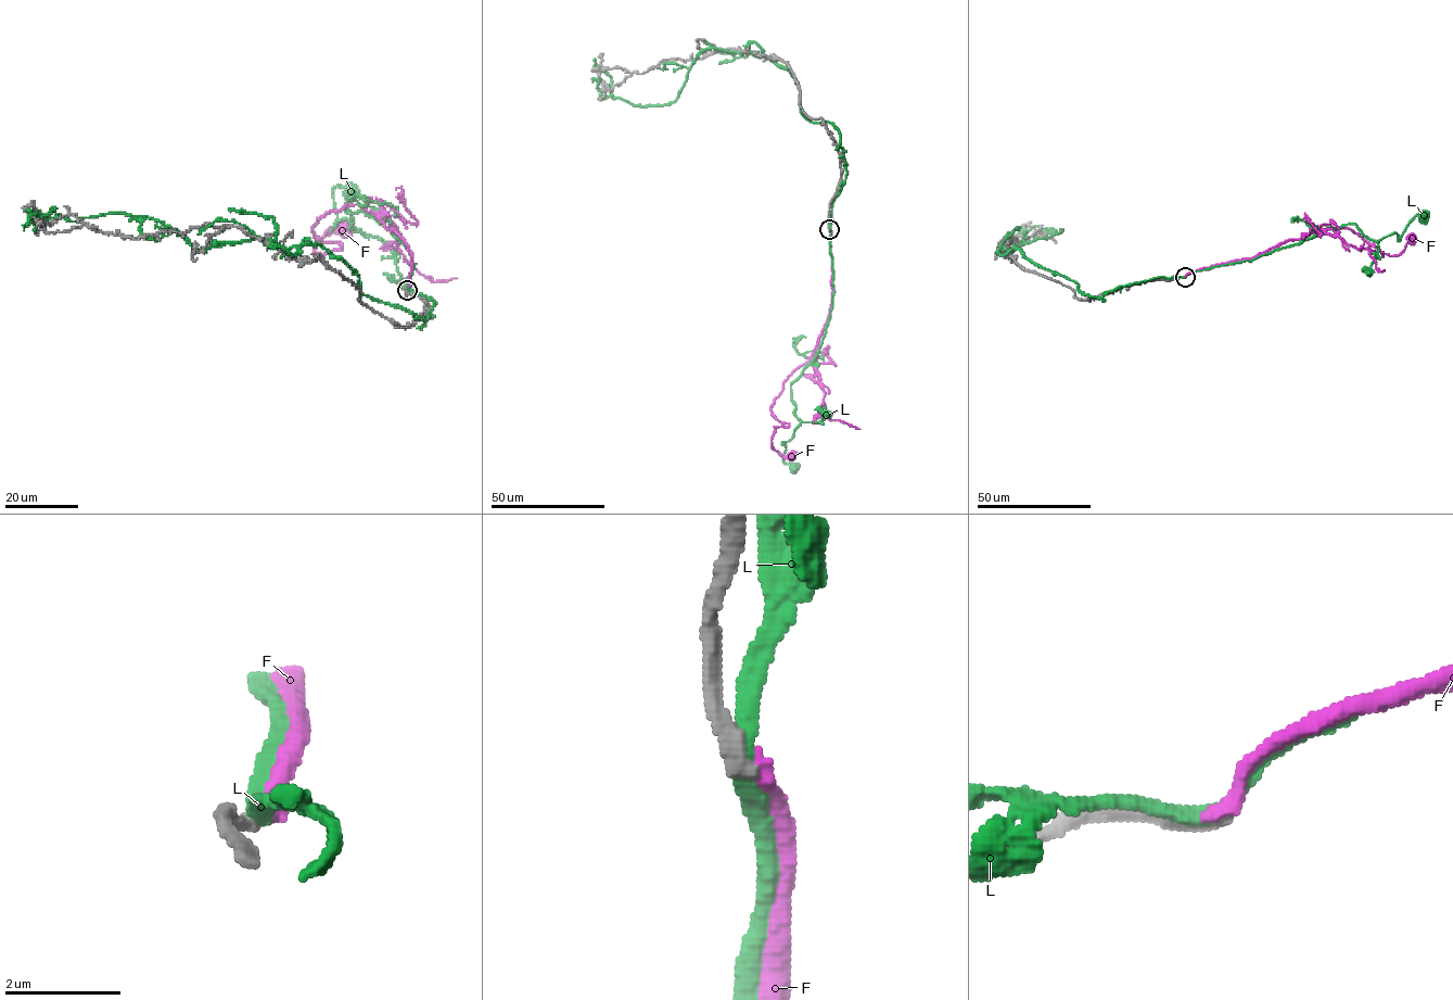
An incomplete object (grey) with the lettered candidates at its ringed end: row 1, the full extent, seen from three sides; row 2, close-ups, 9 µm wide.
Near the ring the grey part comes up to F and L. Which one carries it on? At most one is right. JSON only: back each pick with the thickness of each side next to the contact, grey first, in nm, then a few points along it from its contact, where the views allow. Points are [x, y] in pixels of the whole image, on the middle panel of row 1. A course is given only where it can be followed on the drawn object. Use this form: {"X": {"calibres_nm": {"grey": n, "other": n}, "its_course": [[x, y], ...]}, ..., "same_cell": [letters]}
{"same_cell": []}

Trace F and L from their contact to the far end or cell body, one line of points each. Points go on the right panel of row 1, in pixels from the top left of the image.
F: (1185, 277), (1256, 257), (1288, 240), (1305, 237), (1323, 224), (1349, 228), (1383, 255), (1399, 255), (1412, 239)
L: (1184, 277), (1251, 261), (1349, 224), (1375, 241), (1393, 232), (1399, 240), (1416, 214), (1424, 215)

